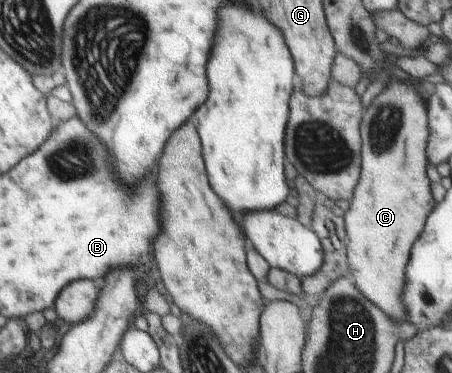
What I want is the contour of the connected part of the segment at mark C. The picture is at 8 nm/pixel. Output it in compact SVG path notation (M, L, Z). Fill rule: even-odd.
M414 78L409 83L391 81L364 110L361 127L363 174L360 173L353 199L349 201L349 208L342 216L347 238L347 275L363 299L381 310L387 319L399 324L406 320L408 314L402 301L402 293L407 284L407 264L413 245L425 230L427 214L433 208L429 180L425 176L427 118L416 88L417 79Z

